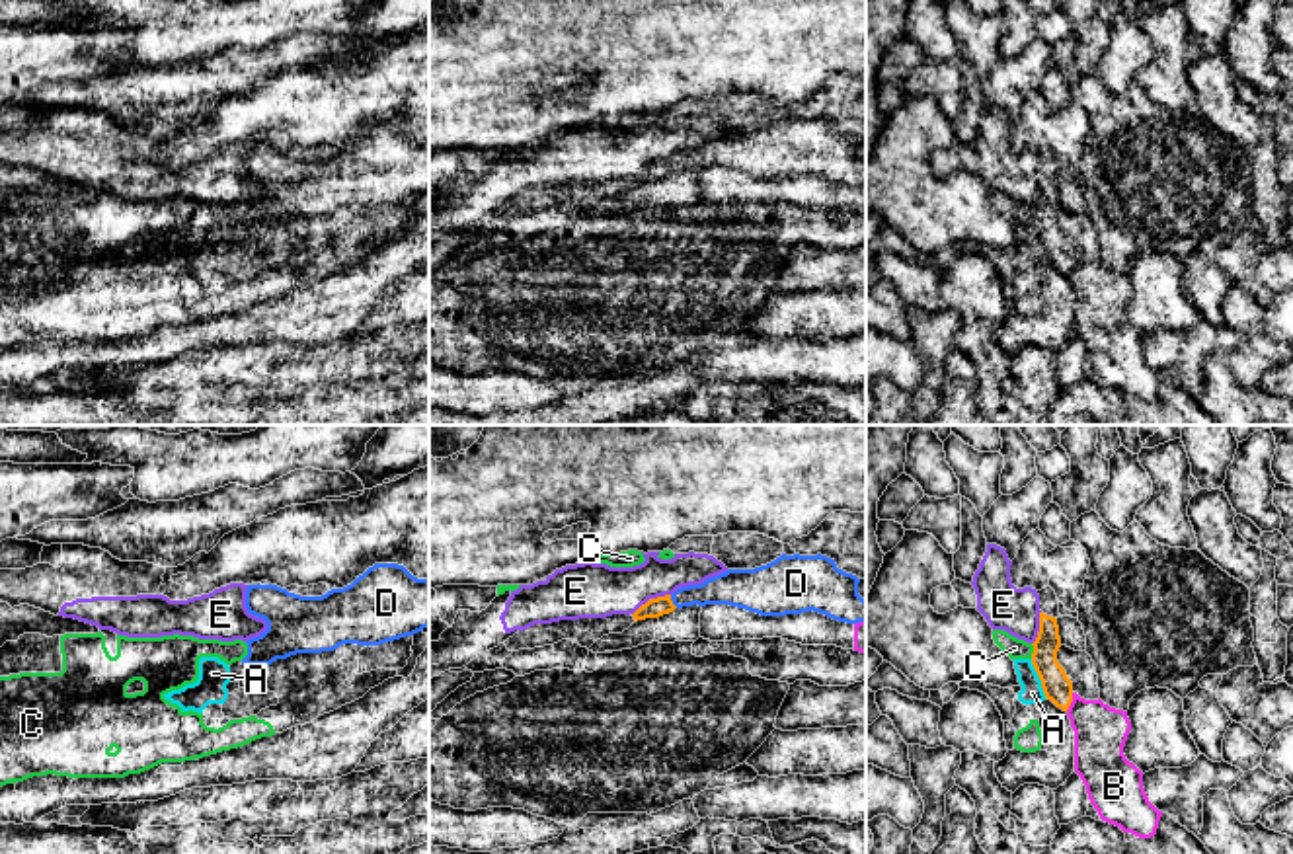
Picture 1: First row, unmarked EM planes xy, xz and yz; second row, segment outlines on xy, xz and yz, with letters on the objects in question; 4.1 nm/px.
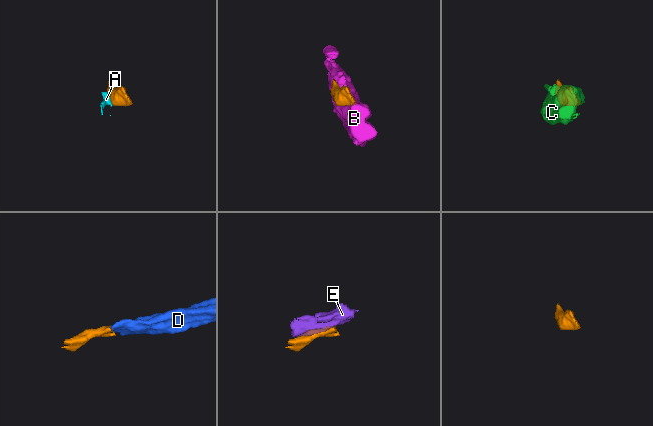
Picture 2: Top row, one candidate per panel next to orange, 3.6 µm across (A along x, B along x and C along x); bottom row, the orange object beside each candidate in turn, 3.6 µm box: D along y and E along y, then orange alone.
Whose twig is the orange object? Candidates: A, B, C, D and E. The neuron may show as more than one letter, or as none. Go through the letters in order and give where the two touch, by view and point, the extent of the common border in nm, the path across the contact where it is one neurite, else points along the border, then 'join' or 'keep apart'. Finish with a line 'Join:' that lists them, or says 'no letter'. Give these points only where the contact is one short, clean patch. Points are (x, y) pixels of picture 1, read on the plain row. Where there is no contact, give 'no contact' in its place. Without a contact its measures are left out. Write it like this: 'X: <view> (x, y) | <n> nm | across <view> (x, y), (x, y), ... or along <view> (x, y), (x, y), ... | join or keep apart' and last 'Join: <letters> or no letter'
A: yz (1040, 242) | 170 nm | along yz (1030, 223), (1046, 260) | keep apart
B: yz (1071, 264) | 90 nm | keep apart
C: yz (1034, 215) | 60 nm | keep apart
D: xz (671, 164) | 70 nm | across xz (662, 168), (671, 164), (730, 151) | join
E: xz (650, 162) | 180 nm | keep apart
Join: D

